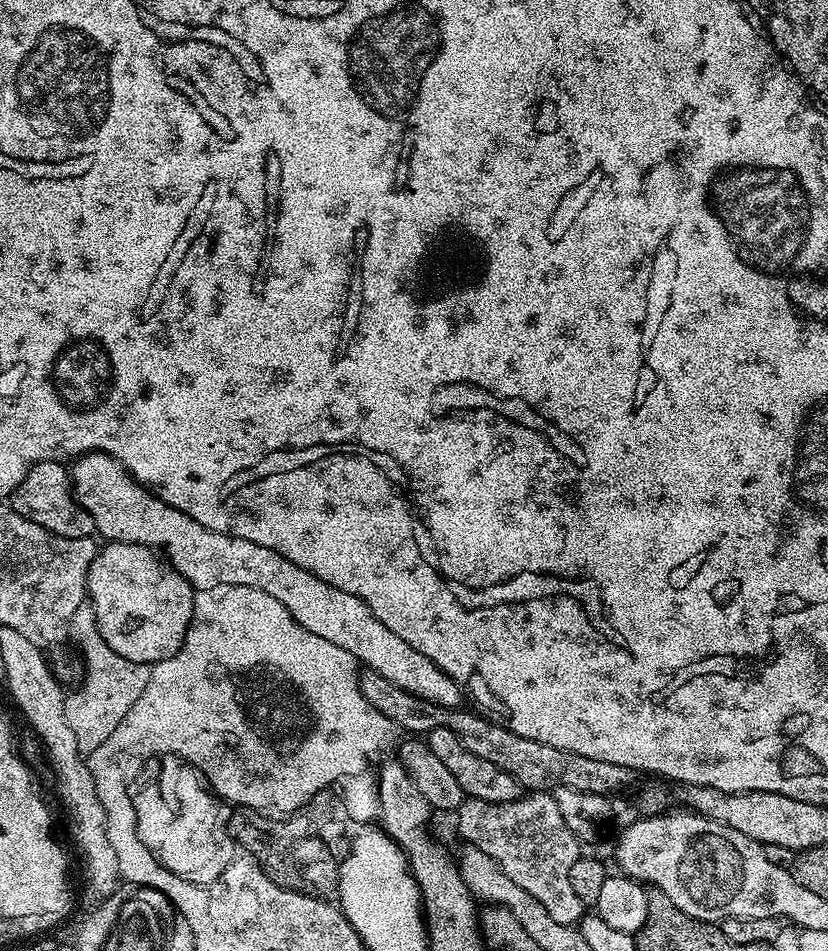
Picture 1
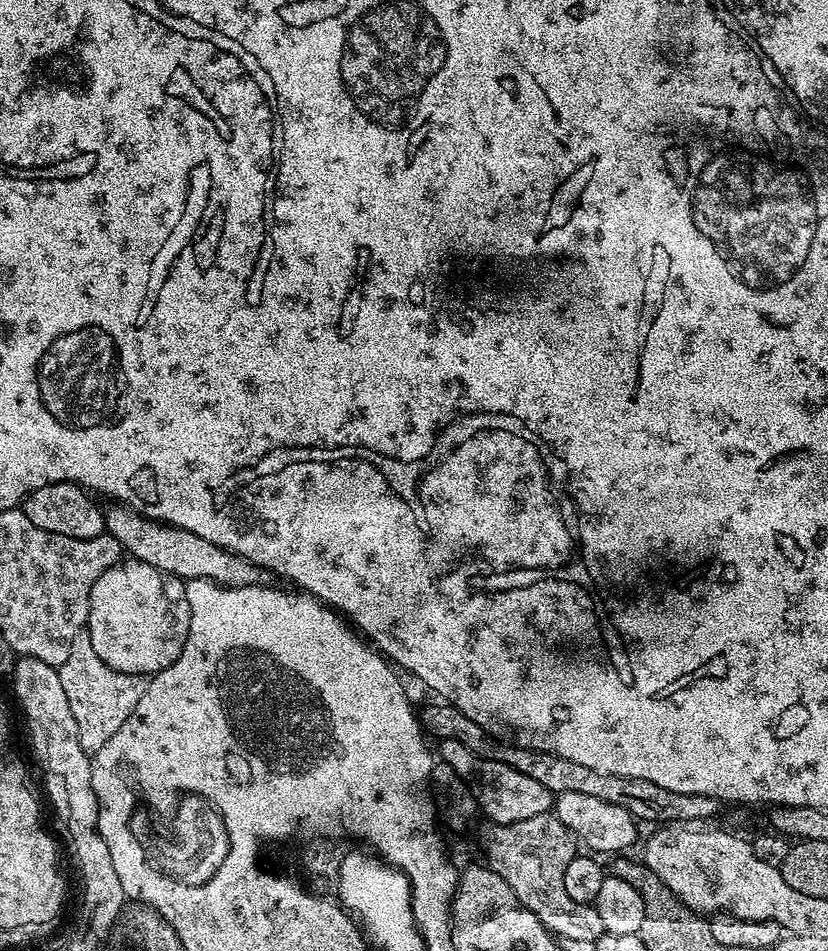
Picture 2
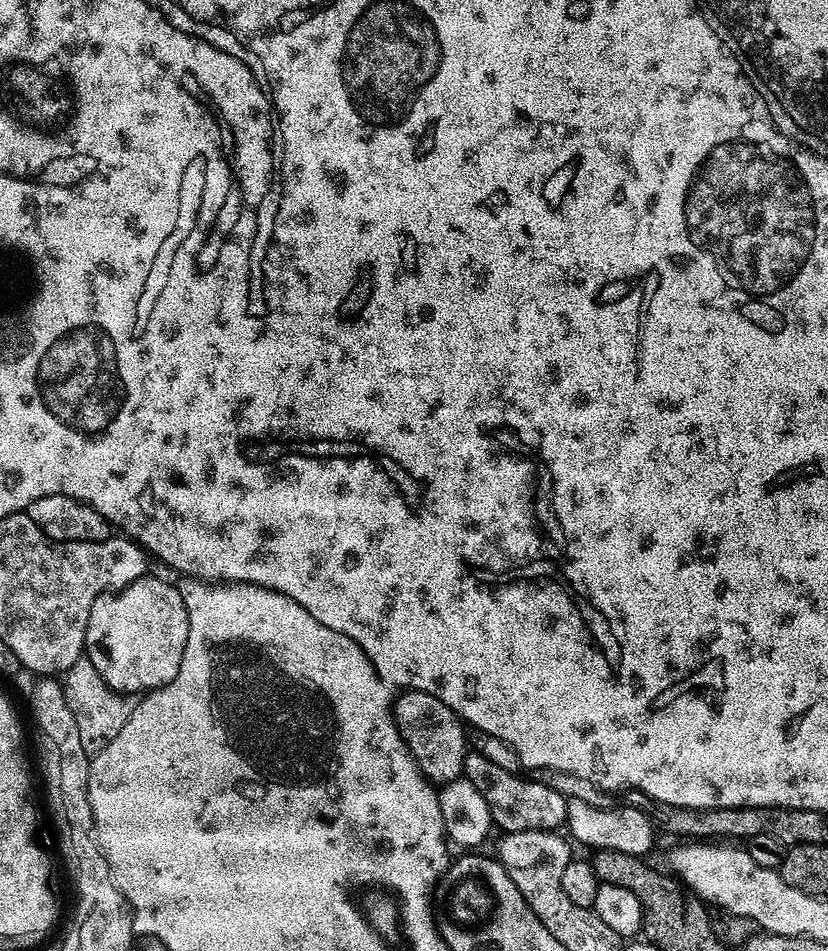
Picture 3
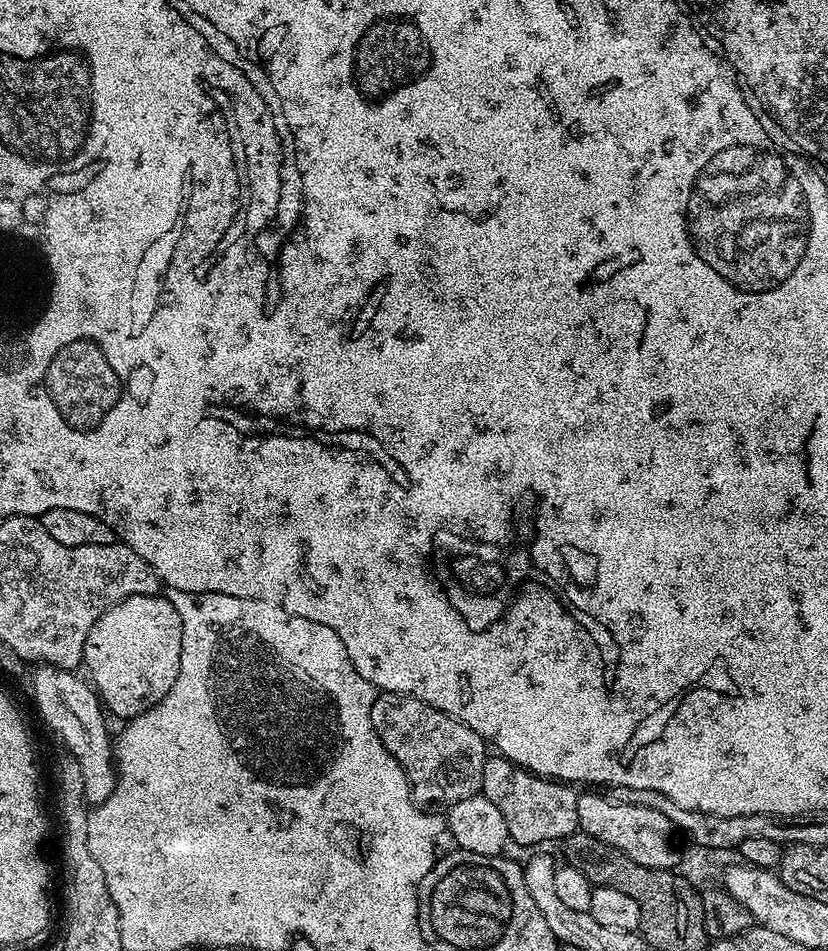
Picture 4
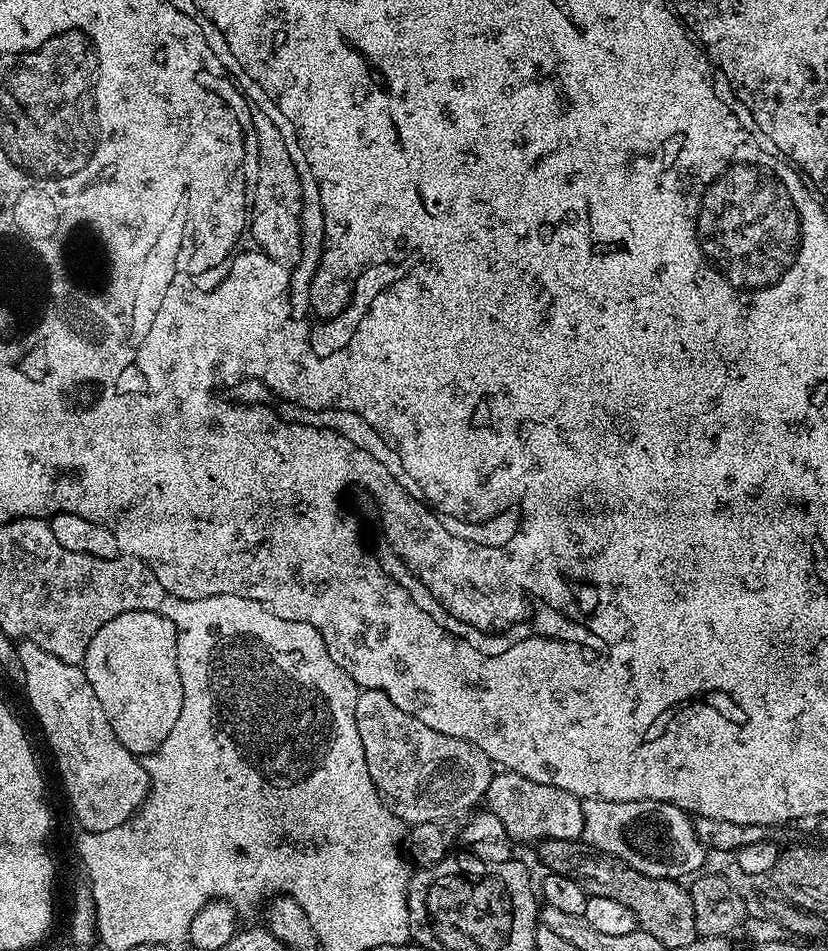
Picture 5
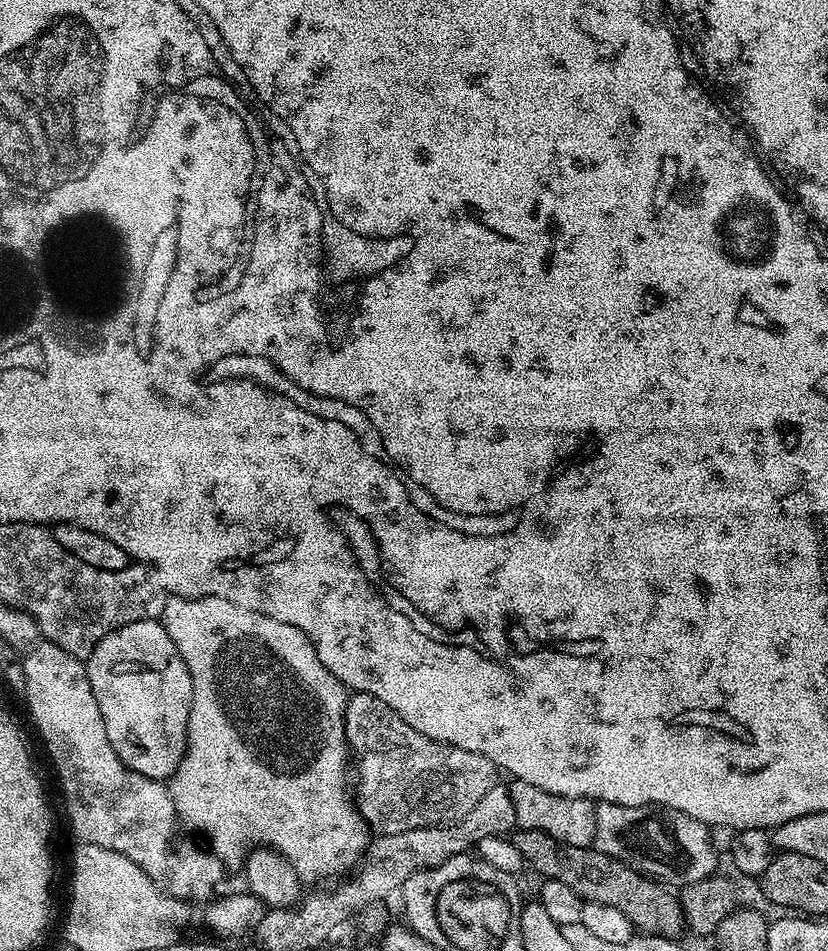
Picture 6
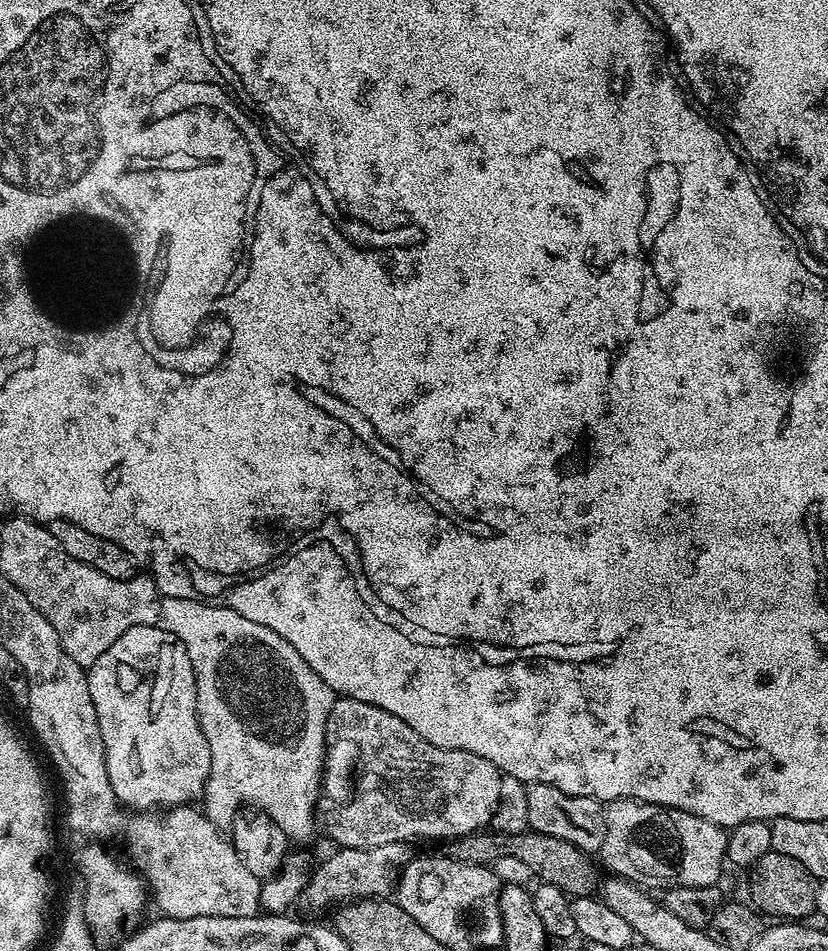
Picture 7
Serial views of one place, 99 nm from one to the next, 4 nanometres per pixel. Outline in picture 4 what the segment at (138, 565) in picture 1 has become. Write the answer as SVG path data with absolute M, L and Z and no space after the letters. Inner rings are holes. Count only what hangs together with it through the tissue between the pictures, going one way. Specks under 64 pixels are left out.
M164 594L131 596L115 604L113 608L106 609L102 618L94 622L90 634L86 634L82 664L85 669L88 667L90 683L106 705L107 711L117 712L123 718L131 718L159 704L160 699L172 689L178 678L181 654L182 618L178 610L174 610L171 599Z

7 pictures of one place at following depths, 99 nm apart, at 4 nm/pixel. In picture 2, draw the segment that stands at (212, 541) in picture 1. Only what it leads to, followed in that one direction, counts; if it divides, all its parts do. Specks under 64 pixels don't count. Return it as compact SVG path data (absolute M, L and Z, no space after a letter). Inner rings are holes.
M112 506L116 508L107 509L104 518L104 527L107 535L118 538L121 549L131 559L141 560L150 566L154 566L158 570L162 570L166 574L176 576L179 580L209 580L215 584L222 585L223 588L237 588L238 586L254 586L255 584L264 584L266 573L264 569L256 564L252 564L246 558L242 558L233 552L222 550L218 546L214 546L212 542L206 542L206 538L198 538L198 534L190 534L190 530L182 530L181 528L173 528L167 524L161 524L155 520L145 520L139 512L133 512L127 506Z

